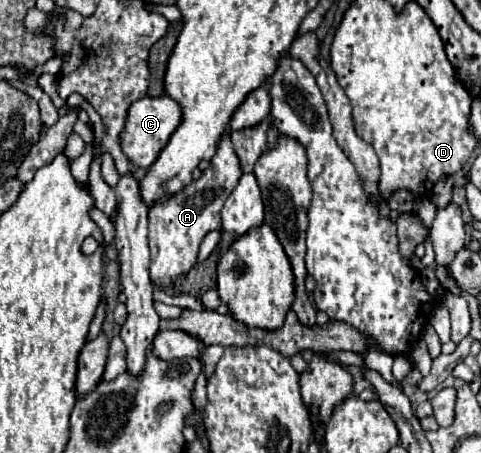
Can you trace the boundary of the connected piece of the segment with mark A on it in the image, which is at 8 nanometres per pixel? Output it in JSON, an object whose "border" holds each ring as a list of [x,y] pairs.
{"border":[[[229,133],[223,135],[219,147],[217,147],[217,153],[215,157],[211,159],[211,165],[207,171],[203,171],[201,179],[197,181],[191,181],[191,185],[187,185],[183,191],[179,191],[177,195],[165,199],[163,203],[155,205],[151,209],[151,223],[149,223],[149,251],[151,251],[151,281],[153,285],[161,287],[161,289],[173,289],[175,281],[179,275],[185,275],[189,273],[195,263],[197,263],[197,251],[199,251],[199,245],[203,241],[203,237],[213,231],[213,229],[221,229],[221,215],[219,211],[223,209],[223,203],[225,199],[229,197],[229,193],[235,189],[239,177],[241,177],[241,167],[239,167],[239,159],[231,147],[231,141],[229,141]]]}

